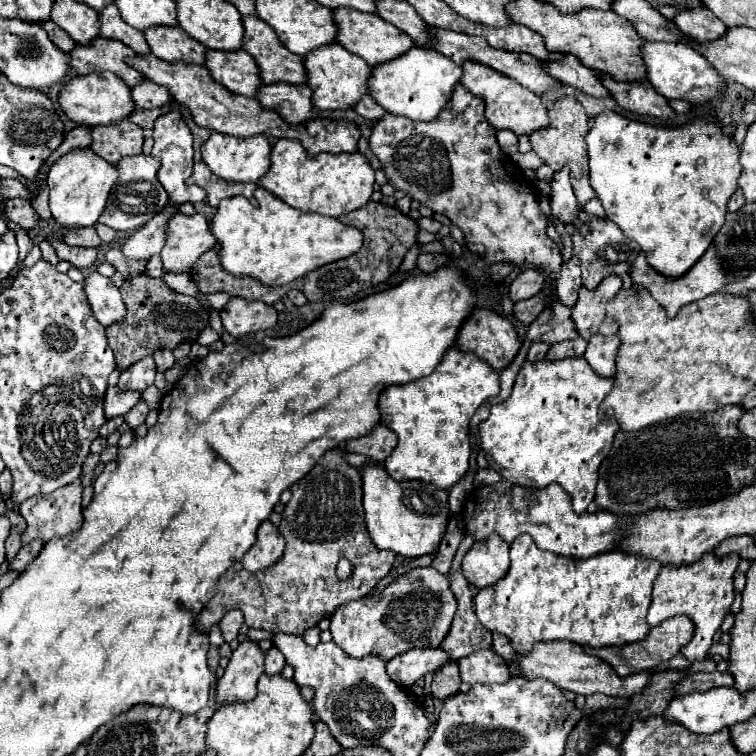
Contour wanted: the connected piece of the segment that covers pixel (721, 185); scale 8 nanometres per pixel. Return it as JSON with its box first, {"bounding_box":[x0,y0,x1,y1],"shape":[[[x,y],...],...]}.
{"bounding_box":[586,110,742,278],"shape":[[[604,110],[602,114],[596,116],[594,120],[594,126],[592,130],[586,134],[586,144],[588,144],[588,156],[590,156],[590,186],[594,188],[596,196],[600,198],[604,210],[606,210],[606,216],[632,240],[636,240],[642,248],[642,252],[646,254],[646,260],[650,264],[650,268],[654,268],[656,272],[668,276],[668,278],[676,278],[676,276],[682,276],[684,272],[688,272],[696,262],[698,258],[708,250],[708,246],[712,244],[712,238],[716,236],[716,232],[722,228],[724,224],[724,216],[726,216],[726,204],[730,200],[730,196],[734,194],[736,190],[736,180],[742,172],[740,164],[738,164],[738,156],[740,156],[740,150],[736,148],[734,140],[724,136],[722,134],[722,128],[718,122],[714,120],[692,120],[690,124],[686,126],[680,126],[680,128],[662,128],[662,126],[652,126],[652,124],[642,124],[642,122],[634,122],[634,120],[628,120],[612,110]]]}

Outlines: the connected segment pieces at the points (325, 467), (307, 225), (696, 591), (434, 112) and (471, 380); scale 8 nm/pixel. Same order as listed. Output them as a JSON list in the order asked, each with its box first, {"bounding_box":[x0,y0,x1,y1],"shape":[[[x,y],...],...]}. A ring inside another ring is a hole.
[{"bounding_box":[196,448,396,636],"shape":[[[334,448],[326,452],[320,462],[316,462],[316,466],[296,484],[308,484],[308,488],[290,488],[292,498],[284,506],[284,518],[278,526],[286,540],[284,556],[278,564],[260,572],[228,568],[224,576],[220,576],[214,596],[196,616],[196,630],[208,634],[228,610],[238,608],[244,612],[246,624],[252,628],[262,628],[270,634],[284,632],[302,636],[308,628],[330,616],[338,606],[366,596],[384,576],[392,572],[396,554],[376,548],[370,540],[364,526],[360,470],[346,464],[342,450]],[[340,558],[348,558],[354,566],[352,578],[346,582],[338,580],[334,572]]]},{"bounding_box":[210,187,362,288],"shape":[[[260,187],[256,188],[255,199],[258,206],[250,204],[244,196],[222,200],[210,224],[212,236],[220,246],[220,266],[236,278],[250,276],[268,288],[286,286],[314,268],[356,254],[362,246],[362,232],[336,218],[304,214]]]},{"bounding_box":[646,552,740,664],"shape":[[[708,552],[696,564],[688,564],[684,568],[662,568],[656,582],[654,582],[652,604],[648,608],[646,622],[648,622],[648,626],[658,626],[666,618],[672,618],[678,614],[688,616],[694,622],[694,636],[680,650],[680,654],[684,654],[684,658],[690,664],[706,658],[716,630],[722,626],[722,620],[730,612],[730,604],[734,600],[732,576],[738,568],[738,562],[740,562],[740,558],[734,554],[714,558],[714,552]]]},{"bounding_box":[368,46,462,122],"shape":[[[414,46],[408,54],[402,54],[392,62],[376,66],[368,82],[368,90],[374,96],[374,100],[378,100],[378,104],[386,108],[390,114],[406,116],[414,122],[428,122],[436,120],[436,116],[446,108],[460,78],[462,68],[448,60],[444,54]]]},{"bounding_box":[380,348,500,490],"shape":[[[448,348],[442,356],[440,364],[434,368],[432,374],[408,382],[408,384],[392,384],[380,392],[380,424],[392,428],[398,436],[398,446],[392,454],[384,460],[384,468],[388,476],[394,480],[422,480],[426,484],[434,484],[436,488],[448,490],[452,488],[468,470],[470,460],[470,442],[468,442],[468,422],[474,416],[476,408],[486,400],[500,392],[498,374],[480,358],[476,360],[470,352],[460,352],[456,348]]]}]

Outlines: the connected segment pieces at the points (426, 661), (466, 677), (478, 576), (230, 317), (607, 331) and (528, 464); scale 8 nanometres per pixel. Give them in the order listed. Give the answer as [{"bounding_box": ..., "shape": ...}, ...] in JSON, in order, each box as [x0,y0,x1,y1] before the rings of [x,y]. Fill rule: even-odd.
[{"bounding_box":[386,648,448,688],"shape":[[[424,648],[424,650],[408,650],[404,654],[394,656],[386,672],[388,676],[402,688],[414,686],[418,678],[422,678],[426,672],[438,670],[448,662],[448,654],[442,648]]]},{"bounding_box":[460,650,510,684],"shape":[[[478,650],[472,656],[460,658],[462,682],[474,684],[504,684],[510,680],[510,670],[506,662],[494,650]]]},{"bounding_box":[462,536,510,588],"shape":[[[500,536],[474,542],[462,560],[462,574],[474,588],[486,588],[496,584],[510,566],[510,546]]]},{"bounding_box":[220,298,276,338],"shape":[[[230,298],[220,316],[224,330],[234,338],[246,338],[276,324],[276,310],[260,300],[246,302],[242,298]]]},{"bounding_box":[572,276,622,340],"shape":[[[606,276],[598,288],[588,290],[580,288],[578,302],[572,308],[572,322],[576,324],[578,336],[584,340],[590,340],[592,336],[614,336],[618,324],[614,320],[608,320],[606,316],[606,302],[616,296],[616,292],[622,288],[620,276]]]},{"bounding_box":[480,358,616,514],"shape":[[[564,358],[556,362],[524,362],[522,370],[516,376],[510,398],[502,404],[490,408],[488,420],[480,422],[480,448],[488,460],[488,466],[494,468],[504,480],[528,488],[546,488],[548,484],[560,484],[572,498],[574,512],[584,514],[594,500],[598,466],[612,448],[616,424],[602,424],[599,408],[607,393],[614,387],[614,378],[600,378],[592,372],[588,362],[582,358]]]}]

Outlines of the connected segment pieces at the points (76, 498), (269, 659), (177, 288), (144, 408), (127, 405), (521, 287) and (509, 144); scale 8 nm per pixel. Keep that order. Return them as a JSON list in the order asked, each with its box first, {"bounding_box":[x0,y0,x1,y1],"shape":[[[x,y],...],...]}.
[{"bounding_box":[20,480,82,544],"shape":[[[76,480],[68,486],[52,492],[50,496],[34,496],[34,498],[28,498],[24,504],[20,504],[20,514],[28,522],[28,528],[22,536],[22,544],[30,544],[32,540],[48,542],[52,538],[64,538],[66,534],[80,530],[80,526],[82,526],[80,496],[82,496],[82,486],[80,486],[80,480]]]},{"bounding_box":[266,646,284,676],"shape":[[[272,646],[268,652],[266,652],[266,674],[268,676],[276,676],[276,674],[280,674],[282,672],[282,668],[284,668],[284,656]]]},{"bounding_box":[164,274,201,297],"shape":[[[164,274],[164,282],[174,290],[174,292],[180,292],[180,294],[188,294],[188,296],[196,297],[201,292],[198,292],[194,280],[190,278],[190,274]]]},{"bounding_box":[124,398,150,428],"shape":[[[142,398],[140,404],[136,404],[136,408],[132,408],[132,412],[128,412],[128,414],[124,416],[124,422],[126,422],[130,428],[138,428],[140,424],[144,424],[148,410],[150,410],[150,408],[148,408],[146,400]]]},{"bounding_box":[104,386,140,418],"shape":[[[108,386],[104,396],[104,414],[106,418],[124,416],[138,400],[140,400],[140,392],[124,392],[118,390],[118,386]]]},{"bounding_box":[510,270,546,302],"shape":[[[524,270],[510,284],[510,300],[512,302],[528,300],[528,298],[536,296],[542,290],[544,284],[546,284],[546,276],[542,272],[538,272],[538,270]]]},{"bounding_box":[496,130,518,156],"shape":[[[498,130],[496,136],[498,136],[498,144],[500,144],[500,148],[506,156],[512,156],[512,154],[518,152],[518,136],[514,132]]]}]

